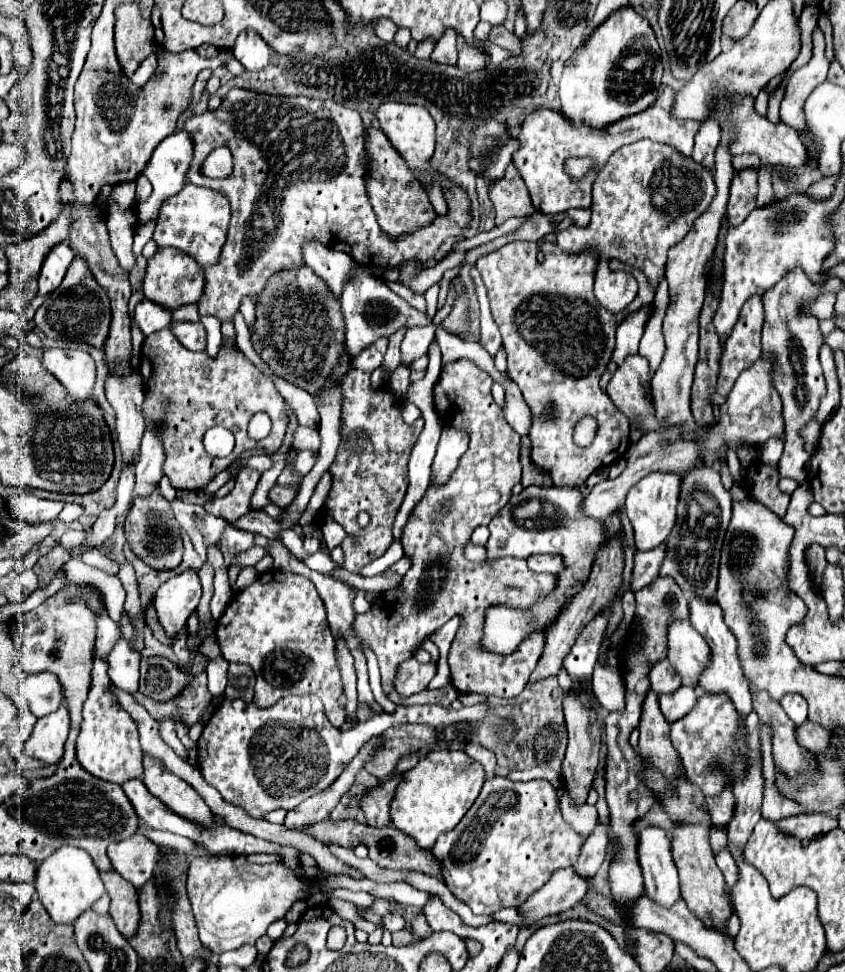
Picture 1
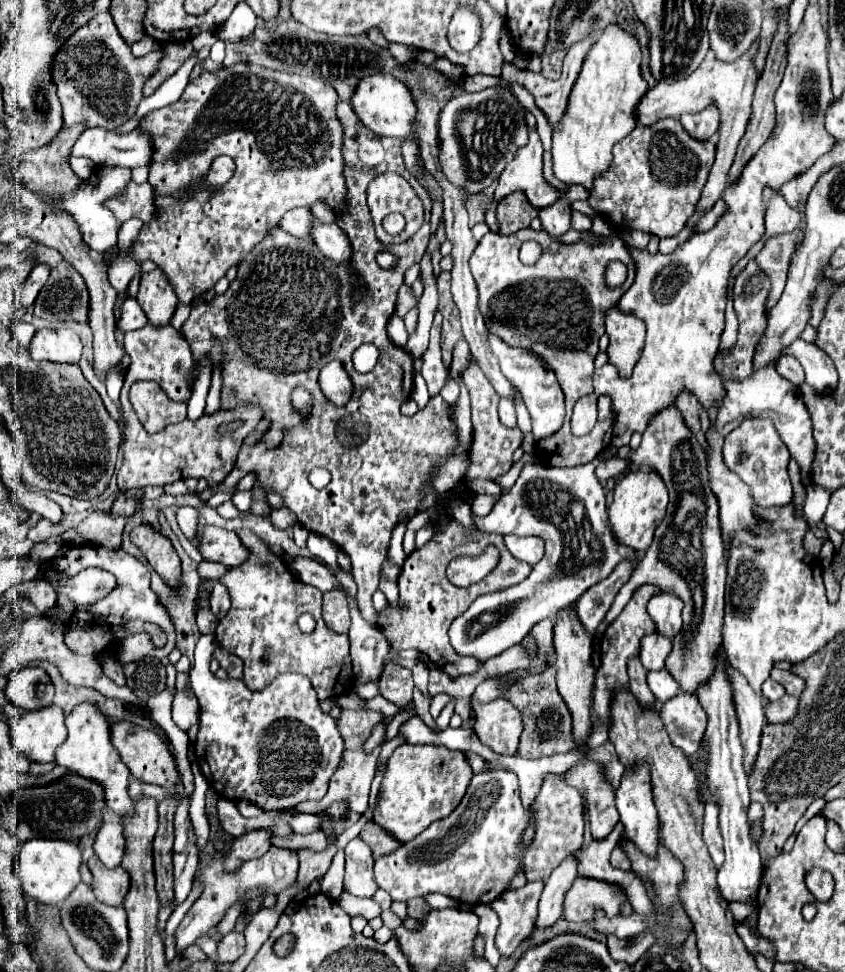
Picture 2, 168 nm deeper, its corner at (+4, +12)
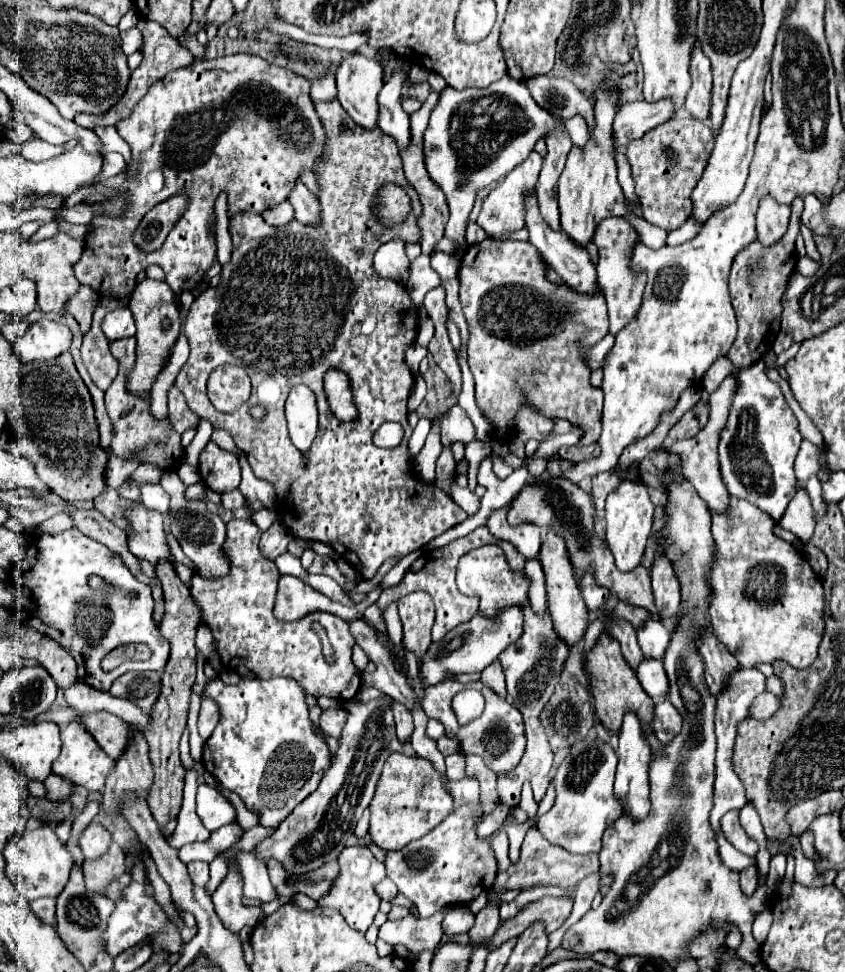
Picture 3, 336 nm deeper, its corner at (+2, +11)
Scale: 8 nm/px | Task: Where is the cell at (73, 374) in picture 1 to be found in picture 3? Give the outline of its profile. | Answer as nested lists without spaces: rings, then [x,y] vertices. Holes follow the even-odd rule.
[[[42,319],[32,323],[22,339],[14,343],[14,355],[22,361],[54,359],[72,347],[72,333],[64,323]]]

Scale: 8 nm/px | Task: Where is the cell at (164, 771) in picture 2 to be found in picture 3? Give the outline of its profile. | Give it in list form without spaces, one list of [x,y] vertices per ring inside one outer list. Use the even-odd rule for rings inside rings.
[[[100,711],[100,713],[90,713],[84,715],[82,725],[88,725],[90,733],[96,737],[98,745],[112,757],[112,759],[120,759],[124,755],[124,751],[128,749],[132,735],[136,731],[140,731],[136,725],[122,721],[120,717]]]

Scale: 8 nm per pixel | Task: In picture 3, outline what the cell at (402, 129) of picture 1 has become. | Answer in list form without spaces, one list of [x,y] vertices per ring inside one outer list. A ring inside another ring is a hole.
[[[360,53],[348,55],[336,71],[336,85],[338,85],[338,99],[346,109],[346,113],[352,117],[352,121],[372,131],[378,123],[378,93],[384,87],[384,67],[378,61],[368,59]]]

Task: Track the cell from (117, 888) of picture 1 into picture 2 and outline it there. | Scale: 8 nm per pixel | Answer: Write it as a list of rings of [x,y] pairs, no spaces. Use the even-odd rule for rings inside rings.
[[[92,856],[86,864],[92,872],[92,892],[94,892],[94,896],[104,904],[120,906],[124,894],[130,888],[128,872],[122,866],[106,868],[96,856]]]

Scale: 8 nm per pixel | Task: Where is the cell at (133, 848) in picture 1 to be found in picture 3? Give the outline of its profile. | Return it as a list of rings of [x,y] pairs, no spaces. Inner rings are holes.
[[[94,821],[86,827],[86,831],[80,837],[80,849],[84,851],[86,859],[100,859],[104,853],[108,853],[110,843],[112,843],[110,831]]]

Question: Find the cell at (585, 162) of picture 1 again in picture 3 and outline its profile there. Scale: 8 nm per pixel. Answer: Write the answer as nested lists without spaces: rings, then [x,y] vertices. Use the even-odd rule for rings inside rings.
[[[608,77],[596,85],[594,101],[594,119],[596,125],[588,129],[588,143],[584,147],[572,147],[566,159],[566,167],[558,179],[558,201],[560,201],[560,221],[562,229],[576,243],[586,245],[592,239],[596,225],[606,217],[628,215],[630,211],[624,205],[624,193],[618,183],[618,165],[616,165],[616,145],[614,145],[614,117],[620,109],[620,87]]]

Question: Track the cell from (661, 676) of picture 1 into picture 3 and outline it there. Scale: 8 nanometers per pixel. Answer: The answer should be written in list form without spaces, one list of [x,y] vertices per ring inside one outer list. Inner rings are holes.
[[[648,619],[638,631],[638,643],[646,659],[662,659],[670,643],[670,631],[660,619]]]

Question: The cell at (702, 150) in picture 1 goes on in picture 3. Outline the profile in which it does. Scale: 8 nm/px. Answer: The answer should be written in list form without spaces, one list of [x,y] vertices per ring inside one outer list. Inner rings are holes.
[[[696,47],[696,53],[692,53],[692,87],[688,91],[684,107],[694,119],[708,121],[710,97],[712,97],[710,61],[702,53],[702,49]]]

